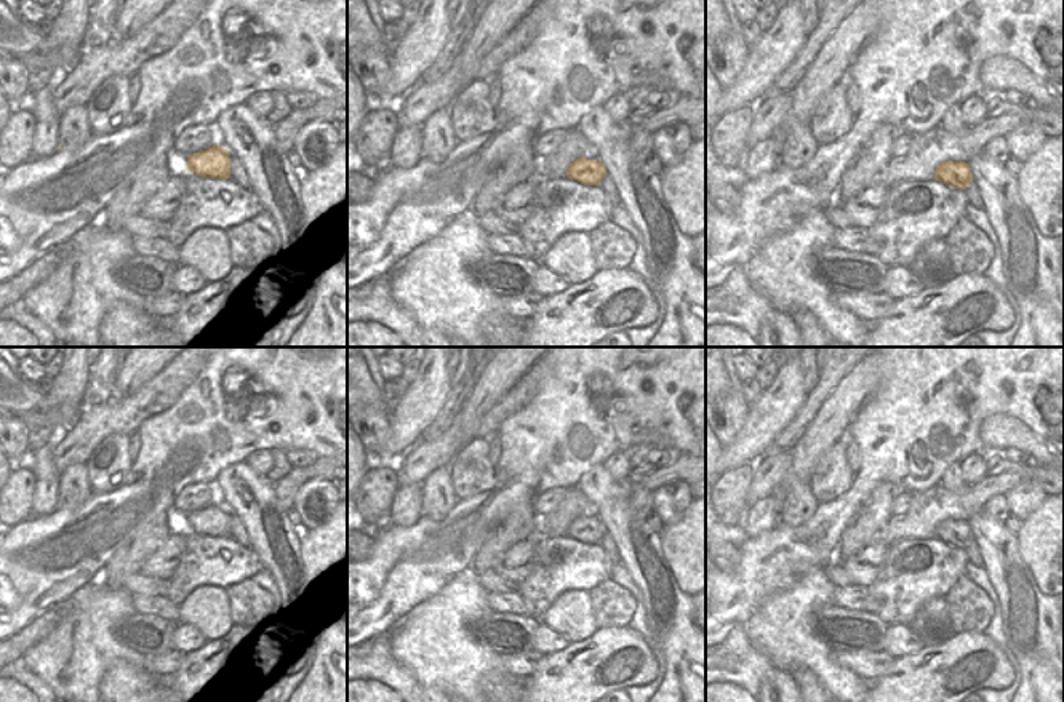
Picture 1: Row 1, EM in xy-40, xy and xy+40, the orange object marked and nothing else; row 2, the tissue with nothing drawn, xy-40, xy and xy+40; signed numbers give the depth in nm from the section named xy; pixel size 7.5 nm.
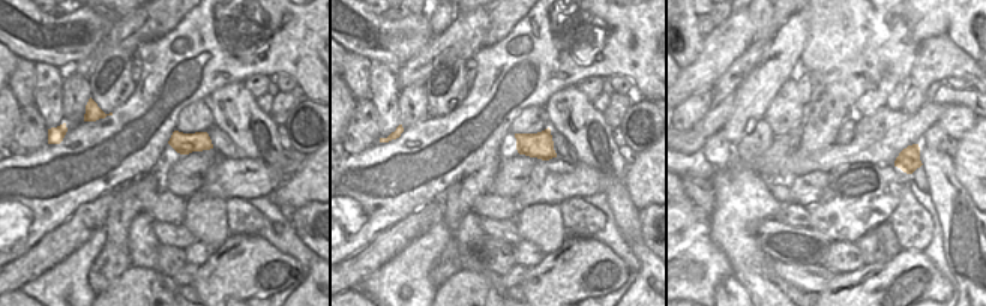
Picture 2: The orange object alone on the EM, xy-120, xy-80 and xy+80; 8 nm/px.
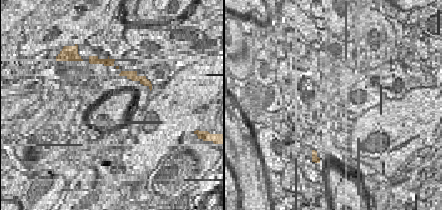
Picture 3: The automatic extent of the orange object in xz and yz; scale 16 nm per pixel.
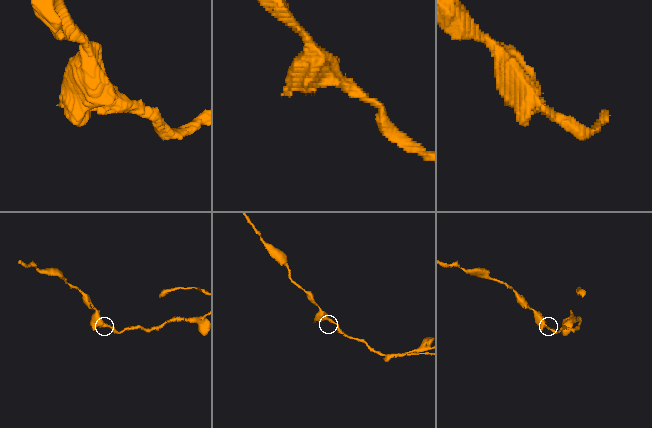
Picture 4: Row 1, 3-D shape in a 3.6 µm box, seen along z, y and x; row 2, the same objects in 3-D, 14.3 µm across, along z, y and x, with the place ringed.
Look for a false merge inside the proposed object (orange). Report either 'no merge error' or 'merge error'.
no merge error

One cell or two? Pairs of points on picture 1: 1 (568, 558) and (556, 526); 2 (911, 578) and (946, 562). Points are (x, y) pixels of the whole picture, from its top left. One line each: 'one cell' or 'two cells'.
1: two cells
2: one cell

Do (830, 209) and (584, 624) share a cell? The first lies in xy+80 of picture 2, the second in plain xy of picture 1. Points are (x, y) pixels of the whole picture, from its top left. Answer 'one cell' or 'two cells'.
two cells

